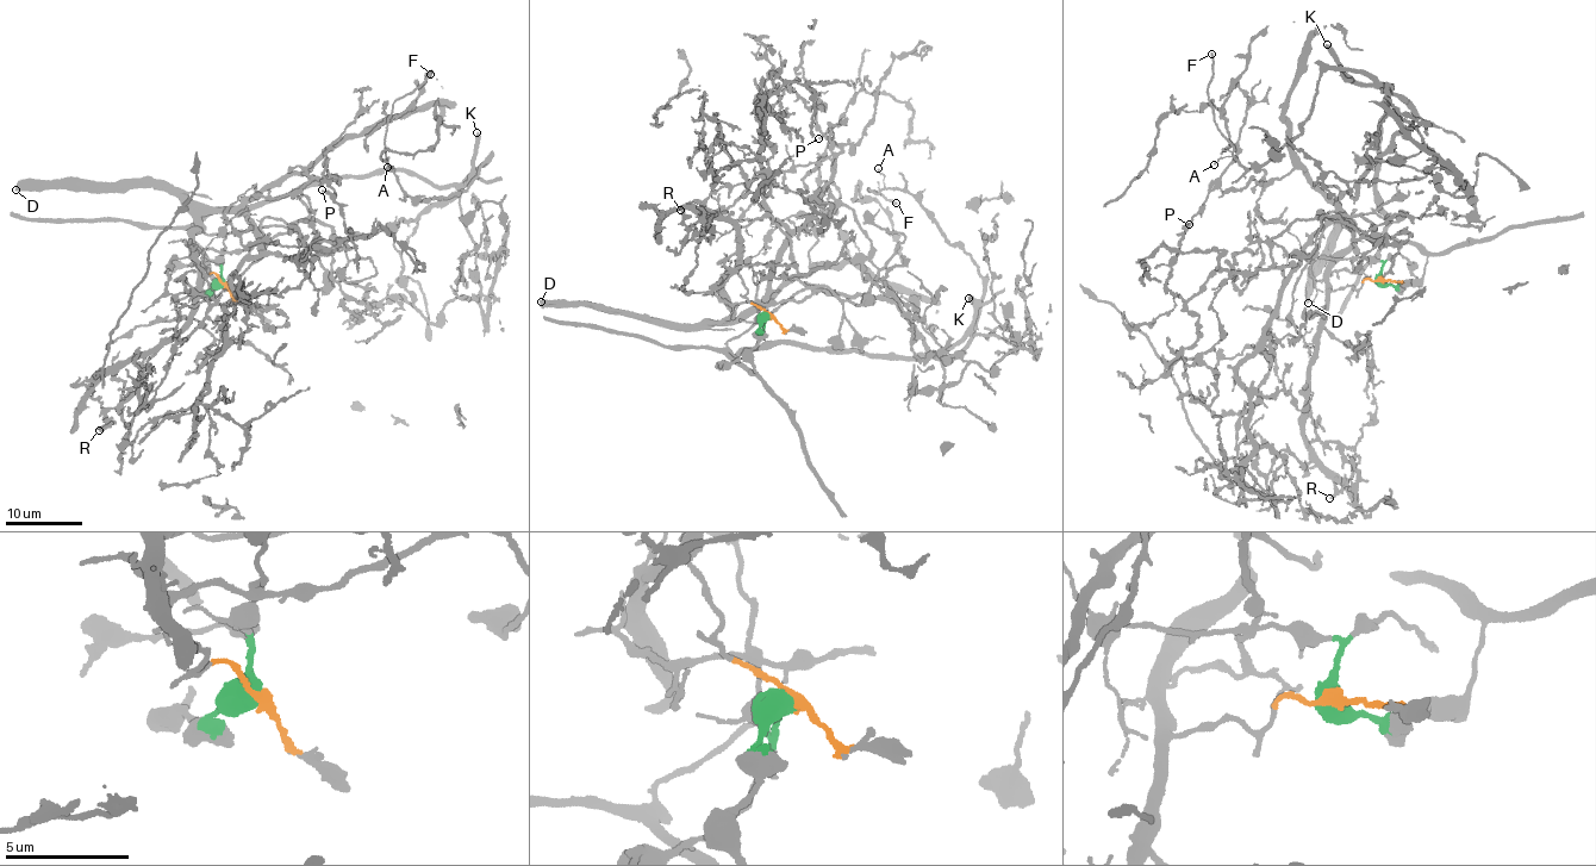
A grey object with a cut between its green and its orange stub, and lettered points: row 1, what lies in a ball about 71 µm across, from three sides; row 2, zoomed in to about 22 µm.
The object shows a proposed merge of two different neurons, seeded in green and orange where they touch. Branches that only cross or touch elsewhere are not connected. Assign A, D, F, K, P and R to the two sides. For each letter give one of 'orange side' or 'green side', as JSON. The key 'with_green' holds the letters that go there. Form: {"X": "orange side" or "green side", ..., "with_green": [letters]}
{"A": "green side", "D": "orange side", "F": "green side", "K": "green side", "P": "orange side", "R": "orange side", "with_green": ["A", "F", "K"]}

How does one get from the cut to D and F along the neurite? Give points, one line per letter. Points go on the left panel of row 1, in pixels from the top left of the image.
D: (225, 285), (204, 275), (189, 248), (200, 219), (163, 187), (70, 181), (16, 191)
F: (225, 285), (224, 251), (300, 220), (369, 237), (485, 161), (473, 184), (422, 201), (388, 164), (430, 73)

